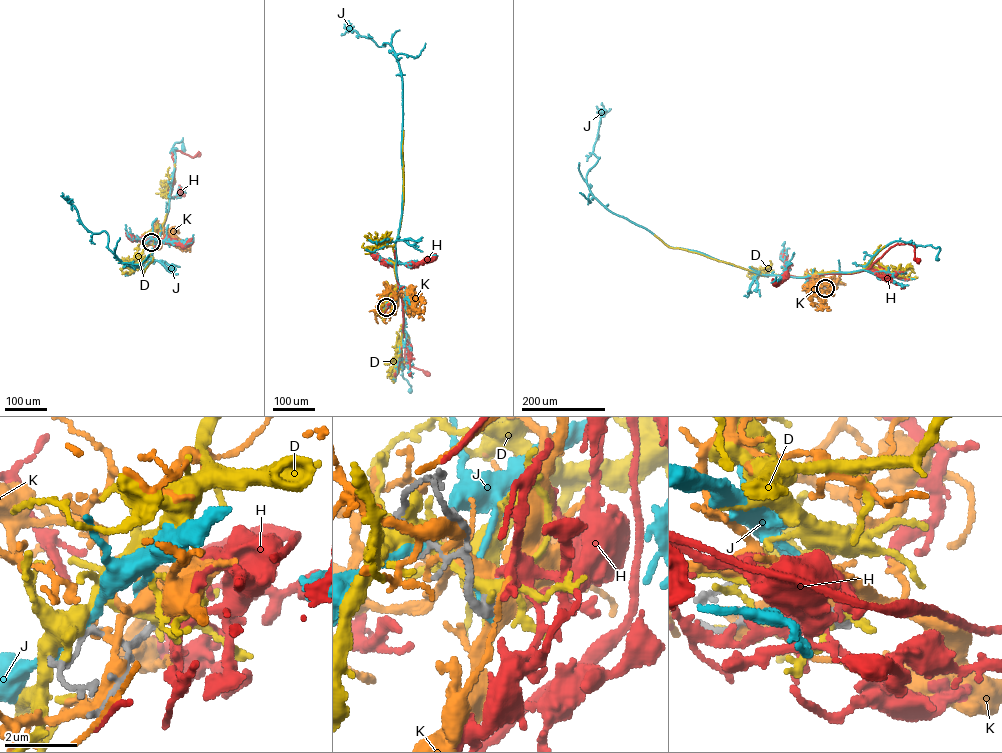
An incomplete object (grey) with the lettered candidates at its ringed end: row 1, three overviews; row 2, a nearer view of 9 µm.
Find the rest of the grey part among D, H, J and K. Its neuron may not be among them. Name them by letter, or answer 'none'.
none

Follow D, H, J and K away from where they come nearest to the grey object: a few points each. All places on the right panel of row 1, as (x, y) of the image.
D: (825, 288), (808, 276), (764, 274), (669, 247), (654, 234)
H: (825, 288), (806, 278), (863, 270), (896, 244), (913, 245), (914, 259), (918, 261)
J: (825, 288), (806, 277), (863, 270), (877, 252), (894, 241), (939, 247), (937, 259)
K: (825, 288), (815, 281), (807, 281), (805, 278), (814, 279), (812, 275), (818, 281), (810, 290)

